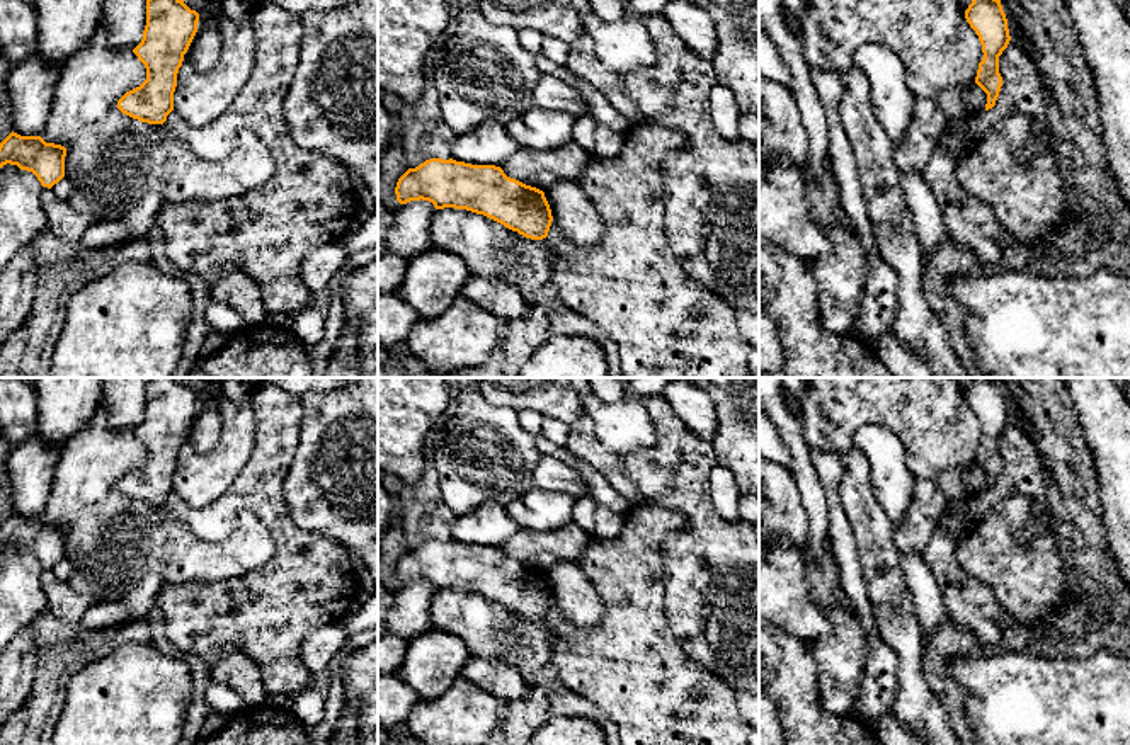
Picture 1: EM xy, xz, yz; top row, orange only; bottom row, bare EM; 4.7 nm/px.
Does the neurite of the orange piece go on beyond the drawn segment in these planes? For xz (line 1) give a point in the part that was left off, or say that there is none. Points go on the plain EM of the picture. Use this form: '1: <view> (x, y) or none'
1: none

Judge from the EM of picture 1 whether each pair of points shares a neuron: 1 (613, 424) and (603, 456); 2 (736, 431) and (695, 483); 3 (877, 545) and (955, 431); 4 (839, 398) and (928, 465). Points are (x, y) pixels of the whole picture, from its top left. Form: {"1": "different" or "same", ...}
{"1": "different", "2": "different", "3": "different", "4": "same"}

